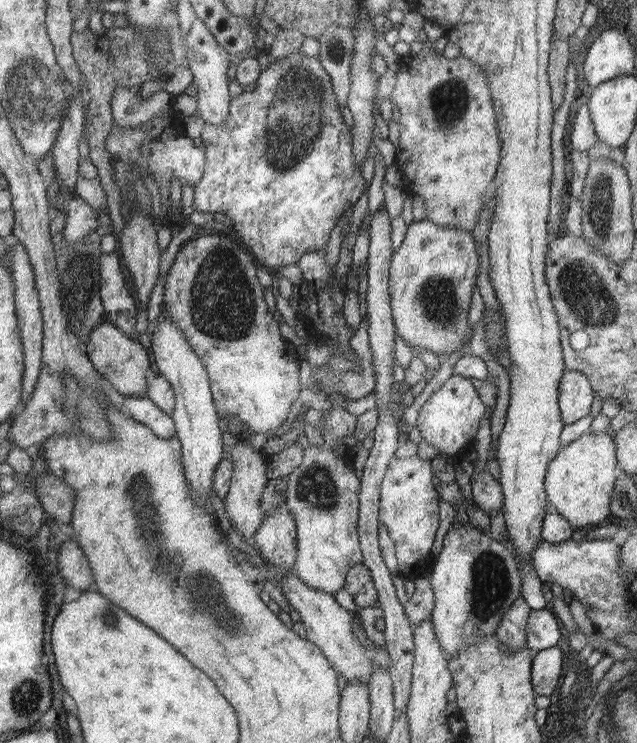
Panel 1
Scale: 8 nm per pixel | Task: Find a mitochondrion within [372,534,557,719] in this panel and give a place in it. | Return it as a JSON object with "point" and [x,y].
{"point":[490,583]}

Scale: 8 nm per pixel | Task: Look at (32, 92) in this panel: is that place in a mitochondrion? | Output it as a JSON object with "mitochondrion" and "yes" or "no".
{"mitochondrion":"yes"}

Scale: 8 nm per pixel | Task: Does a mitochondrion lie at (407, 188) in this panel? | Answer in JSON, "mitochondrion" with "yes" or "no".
{"mitochondrion":"no"}

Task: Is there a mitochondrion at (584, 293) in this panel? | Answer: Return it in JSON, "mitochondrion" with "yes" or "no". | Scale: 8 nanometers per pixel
{"mitochondrion":"yes"}

